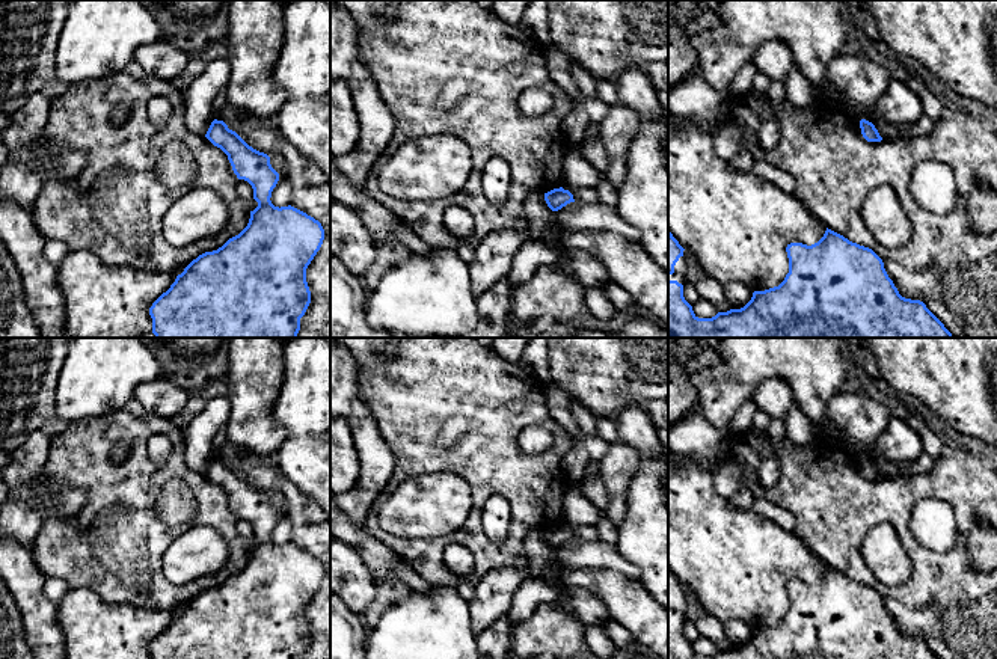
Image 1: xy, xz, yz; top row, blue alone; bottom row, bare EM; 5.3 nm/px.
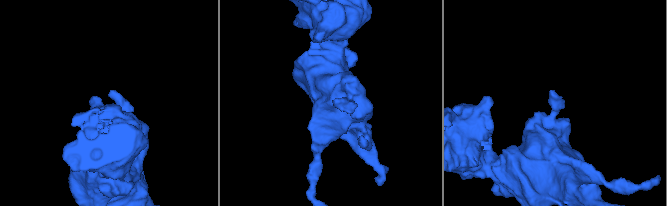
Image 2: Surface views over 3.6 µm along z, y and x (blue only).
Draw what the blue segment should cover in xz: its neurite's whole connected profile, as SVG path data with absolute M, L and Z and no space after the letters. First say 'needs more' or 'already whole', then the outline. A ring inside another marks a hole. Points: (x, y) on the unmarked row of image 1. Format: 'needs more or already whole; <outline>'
already whole; M563 525L545 531L545 538L552 549L558 549L570 540L575 540L573 532Z

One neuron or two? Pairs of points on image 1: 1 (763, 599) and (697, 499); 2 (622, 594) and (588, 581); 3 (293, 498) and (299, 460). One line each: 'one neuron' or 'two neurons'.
1: one neuron
2: one neuron
3: two neurons

